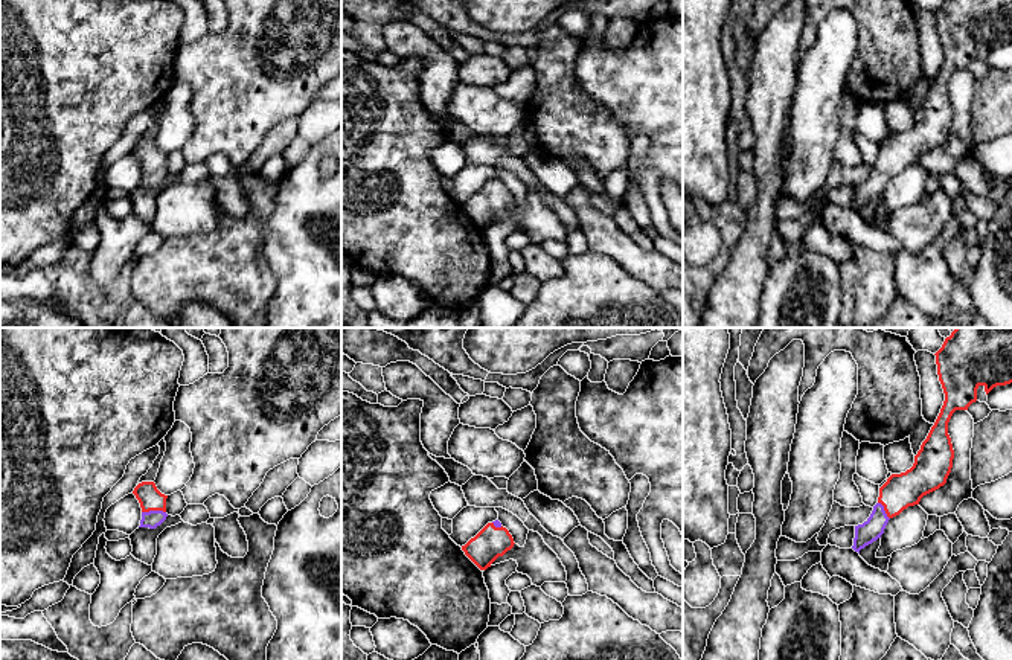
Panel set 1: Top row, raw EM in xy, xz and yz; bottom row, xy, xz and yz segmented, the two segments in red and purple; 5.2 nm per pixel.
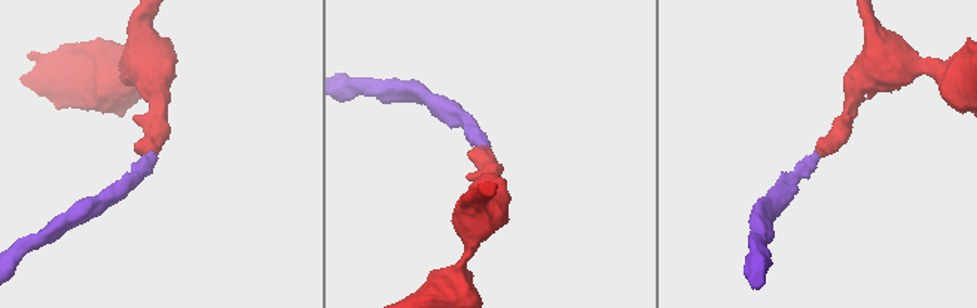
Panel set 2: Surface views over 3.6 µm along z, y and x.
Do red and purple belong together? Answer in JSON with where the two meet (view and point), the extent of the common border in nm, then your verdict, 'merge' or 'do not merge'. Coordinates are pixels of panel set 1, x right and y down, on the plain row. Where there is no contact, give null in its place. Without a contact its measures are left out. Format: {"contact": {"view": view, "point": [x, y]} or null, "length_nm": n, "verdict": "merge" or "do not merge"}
{"contact": {"view": "xy", "point": [153, 168]}, "length_nm": 130, "verdict": "merge"}

